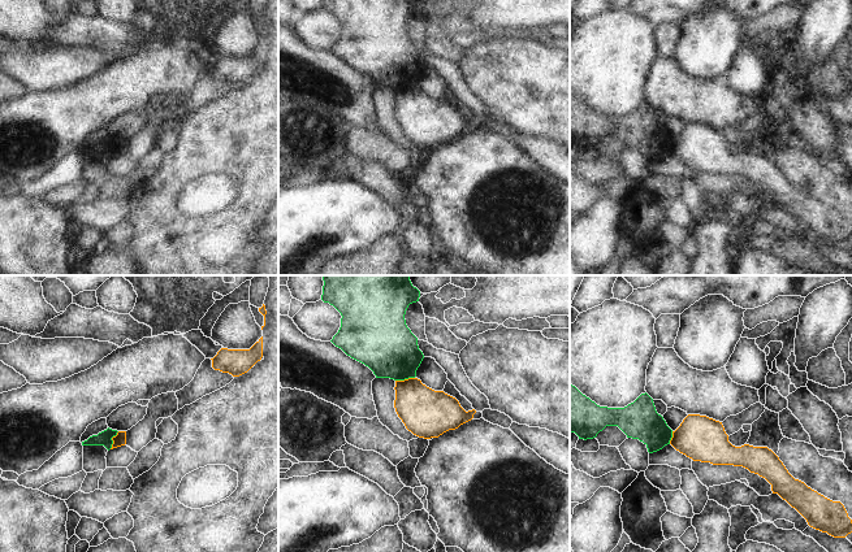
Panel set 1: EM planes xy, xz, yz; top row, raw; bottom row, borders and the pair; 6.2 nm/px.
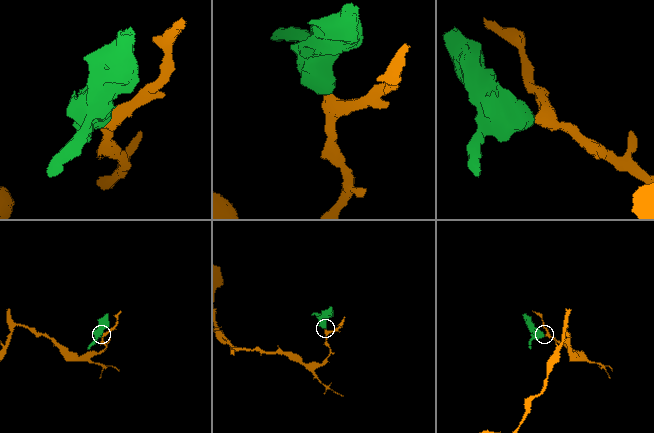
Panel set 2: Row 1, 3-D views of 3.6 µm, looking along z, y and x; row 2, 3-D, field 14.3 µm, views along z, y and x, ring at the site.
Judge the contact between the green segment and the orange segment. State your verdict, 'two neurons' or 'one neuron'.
two neurons

